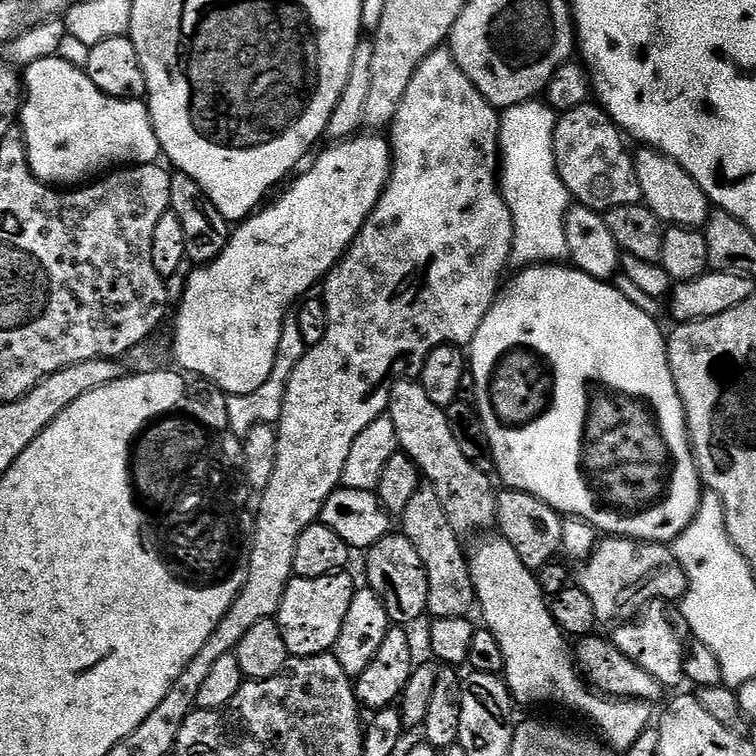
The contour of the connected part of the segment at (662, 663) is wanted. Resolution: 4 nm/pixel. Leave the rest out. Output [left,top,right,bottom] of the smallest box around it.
[611,600,690,689]

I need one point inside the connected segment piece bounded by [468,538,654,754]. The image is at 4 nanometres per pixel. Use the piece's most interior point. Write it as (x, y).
(539, 668)

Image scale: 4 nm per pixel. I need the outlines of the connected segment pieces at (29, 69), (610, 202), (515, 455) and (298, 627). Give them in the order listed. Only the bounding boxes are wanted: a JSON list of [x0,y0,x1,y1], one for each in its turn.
[[18,54,161,186],[554,102,641,214],[470,264,702,545],[274,570,358,657]]

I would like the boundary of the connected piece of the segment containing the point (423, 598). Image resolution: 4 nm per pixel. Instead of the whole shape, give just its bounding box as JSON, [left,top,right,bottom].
[367,534,428,626]

